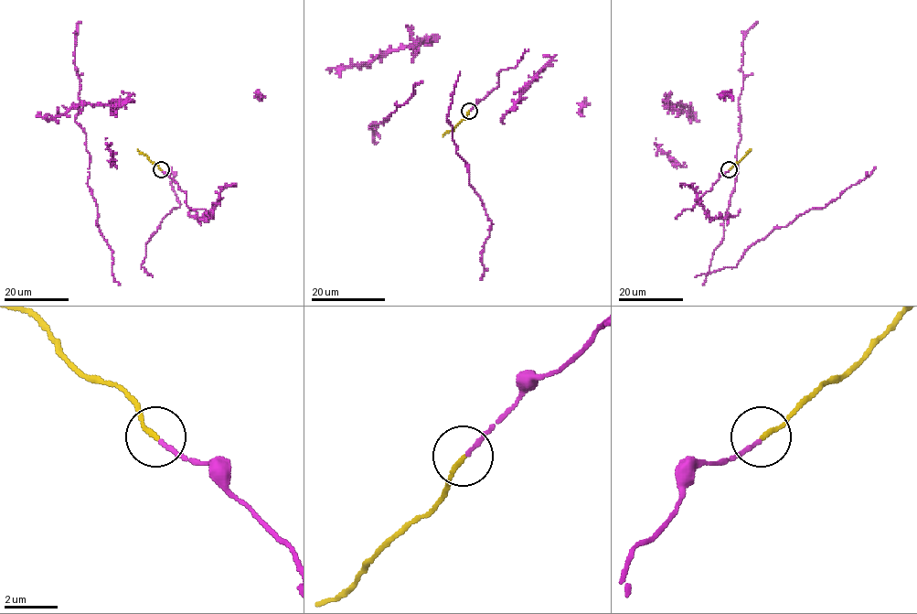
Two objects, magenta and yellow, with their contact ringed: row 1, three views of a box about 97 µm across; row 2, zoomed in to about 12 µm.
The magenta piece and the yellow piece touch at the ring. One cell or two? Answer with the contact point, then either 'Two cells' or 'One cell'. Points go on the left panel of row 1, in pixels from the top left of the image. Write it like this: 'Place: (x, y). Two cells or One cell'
Place: (161, 169). One cell

